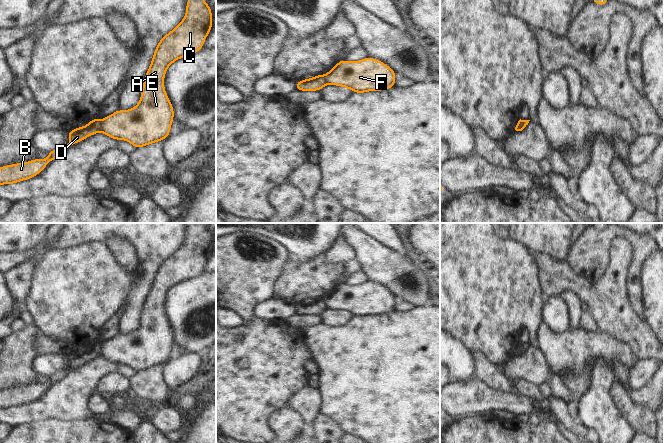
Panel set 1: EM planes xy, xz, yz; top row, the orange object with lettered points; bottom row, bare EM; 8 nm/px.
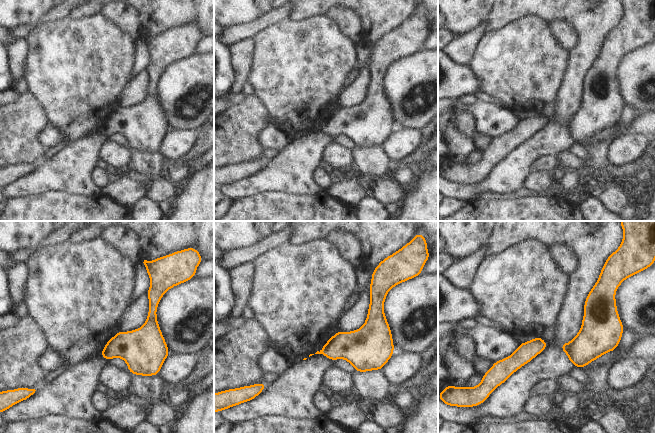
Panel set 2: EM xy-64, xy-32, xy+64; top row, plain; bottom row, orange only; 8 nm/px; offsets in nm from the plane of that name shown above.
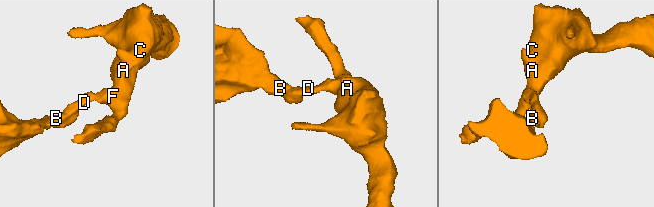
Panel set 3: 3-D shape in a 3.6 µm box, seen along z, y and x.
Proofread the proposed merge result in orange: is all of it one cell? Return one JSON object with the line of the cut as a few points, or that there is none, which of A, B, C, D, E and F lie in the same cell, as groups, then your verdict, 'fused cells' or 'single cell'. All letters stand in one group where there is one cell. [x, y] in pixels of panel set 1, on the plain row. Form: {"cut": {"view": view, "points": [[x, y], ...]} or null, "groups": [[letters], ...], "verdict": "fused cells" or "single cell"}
{"cut": {"view": "xy", "points": [[101, 344], [99, 355]]}, "groups": [["A", "C", "E", "F"], ["B", "D"]], "verdict": "fused cells"}

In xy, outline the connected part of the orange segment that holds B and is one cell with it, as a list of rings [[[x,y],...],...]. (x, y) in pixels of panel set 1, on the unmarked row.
[[[93,342],[87,349],[68,355],[69,367],[48,376],[46,383],[32,383],[29,386],[0,391],[0,409],[15,408],[37,400],[49,386],[60,381],[69,369],[77,368],[100,356],[100,349],[101,344]]]

